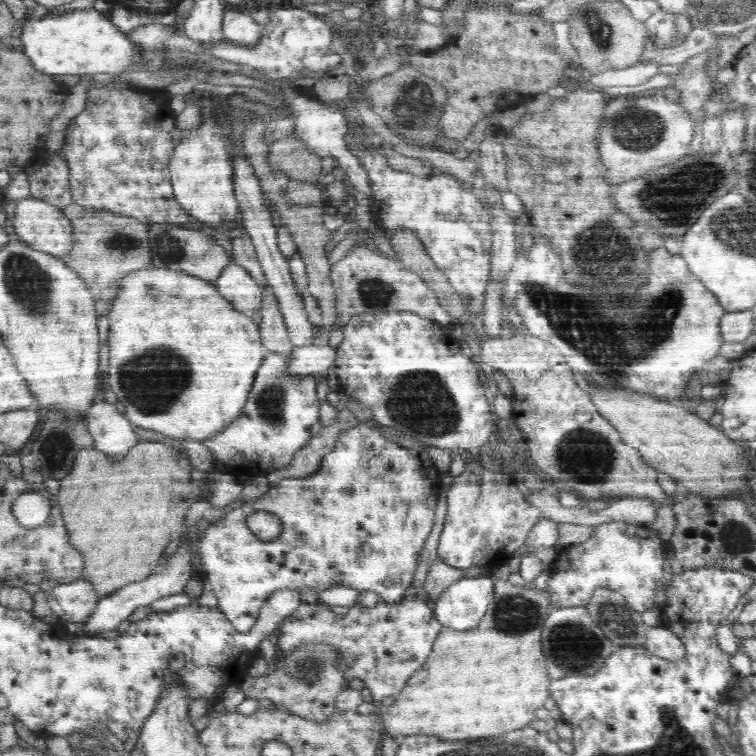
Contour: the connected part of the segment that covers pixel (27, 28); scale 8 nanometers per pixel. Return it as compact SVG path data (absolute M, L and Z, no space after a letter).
M93 8L72 12L60 16L48 16L31 20L27 18L21 32L21 41L27 60L37 70L46 75L55 74L114 74L120 75L131 68L138 55L147 51L133 44L127 34L121 32L111 19Z

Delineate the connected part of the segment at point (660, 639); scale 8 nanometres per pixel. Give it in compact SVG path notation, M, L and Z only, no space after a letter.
M658 625L650 627L646 632L646 642L644 644L652 654L663 658L666 661L677 661L684 658L686 649L682 639L676 636L672 630Z

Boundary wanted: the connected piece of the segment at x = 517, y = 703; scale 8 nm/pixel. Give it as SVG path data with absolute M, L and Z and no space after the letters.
M508 565L498 567L492 571L495 576L495 590L493 601L489 604L486 614L482 617L482 620L478 623L477 627L470 630L464 630L464 632L458 632L452 628L444 628L438 633L436 640L433 644L432 652L426 660L426 664L422 665L412 674L412 678L408 680L408 684L402 688L402 692L398 694L396 702L392 706L382 705L378 713L378 716L382 719L384 735L392 737L398 741L406 736L414 736L414 734L428 734L428 736L436 736L440 740L464 740L464 738L488 738L488 736L496 736L496 734L504 734L504 732L510 732L510 730L516 730L516 728L522 728L526 724L530 724L532 720L536 720L534 712L544 706L546 698L549 697L550 677L546 672L545 656L543 655L543 648L541 647L541 634L542 627L545 623L547 614L549 613L548 594L545 590L534 589L530 585L520 586L512 584L508 581L510 576L510 568Z

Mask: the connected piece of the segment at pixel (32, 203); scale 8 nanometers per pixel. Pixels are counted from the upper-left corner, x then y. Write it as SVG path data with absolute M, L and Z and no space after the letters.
M32 196L17 201L11 233L18 236L19 240L32 250L50 254L58 259L62 258L73 247L74 236L71 230L71 222L66 215L50 203Z

